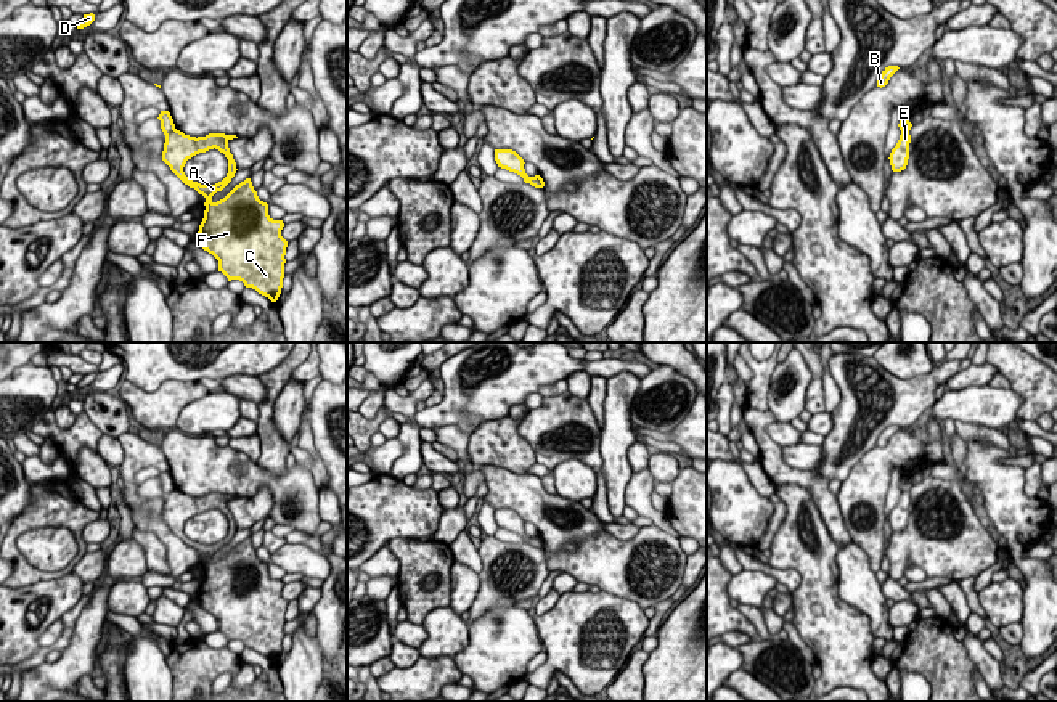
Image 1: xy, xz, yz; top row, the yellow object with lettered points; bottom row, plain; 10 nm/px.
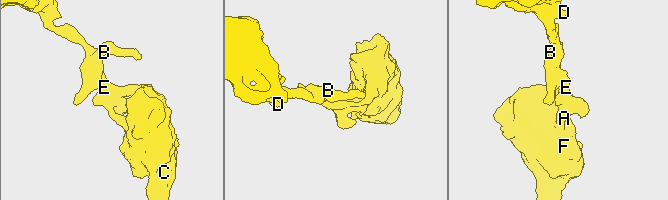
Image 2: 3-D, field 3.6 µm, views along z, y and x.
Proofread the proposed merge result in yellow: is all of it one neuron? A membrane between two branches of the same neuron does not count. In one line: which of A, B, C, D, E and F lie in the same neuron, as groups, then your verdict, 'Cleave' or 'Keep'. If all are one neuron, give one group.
Groups: A C E F / B D. Cleave

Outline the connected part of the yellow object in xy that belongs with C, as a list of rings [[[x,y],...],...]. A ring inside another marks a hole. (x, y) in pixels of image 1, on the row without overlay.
[[[175,488],[165,495],[162,520],[185,545],[206,557],[204,578],[196,599],[218,620],[218,631],[228,641],[239,639],[246,647],[276,662],[283,647],[288,607],[288,601],[281,596],[283,580],[268,575],[268,564],[259,559],[251,538],[236,545],[223,559],[212,561],[212,556],[222,551],[238,530],[228,508],[233,498],[238,496],[209,493],[196,498]],[[214,508],[228,519],[226,537],[215,545],[190,540],[183,532],[186,520]]]

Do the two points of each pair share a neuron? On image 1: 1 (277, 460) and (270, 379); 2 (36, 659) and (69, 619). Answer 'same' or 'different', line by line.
1: same
2: same

